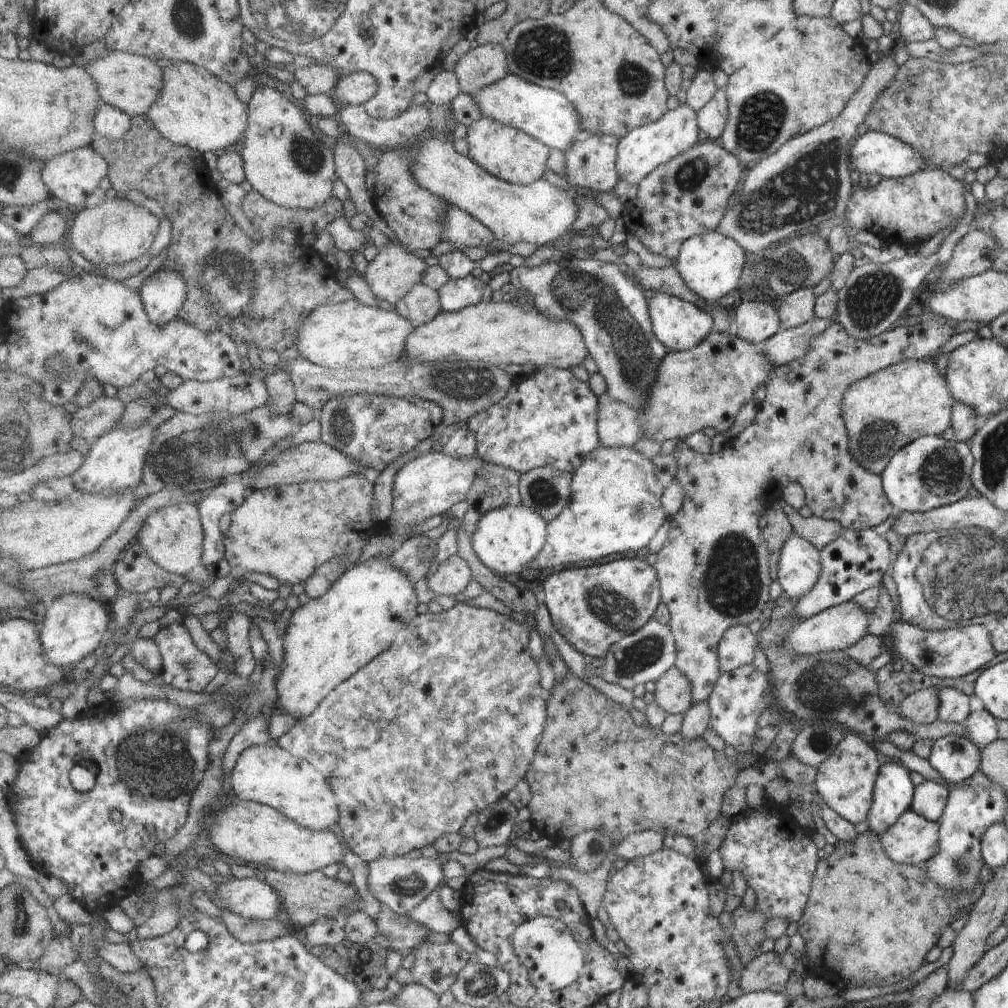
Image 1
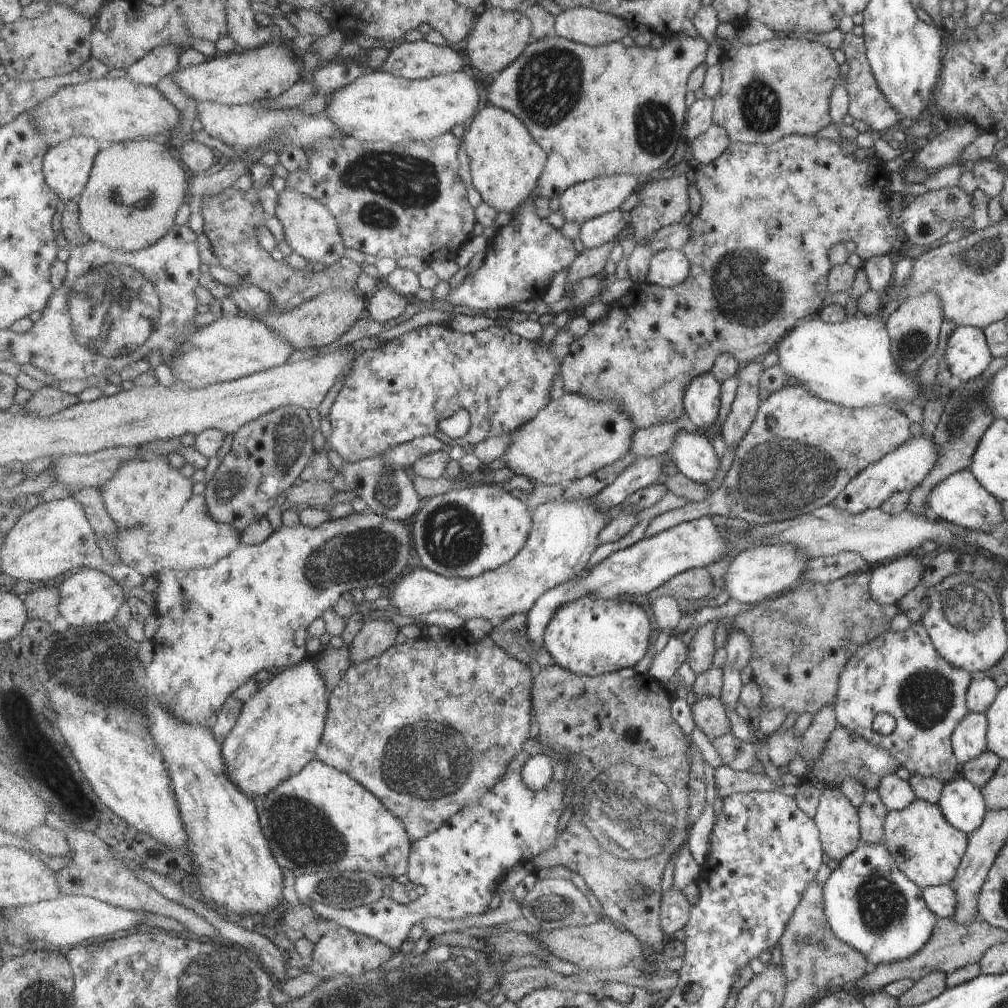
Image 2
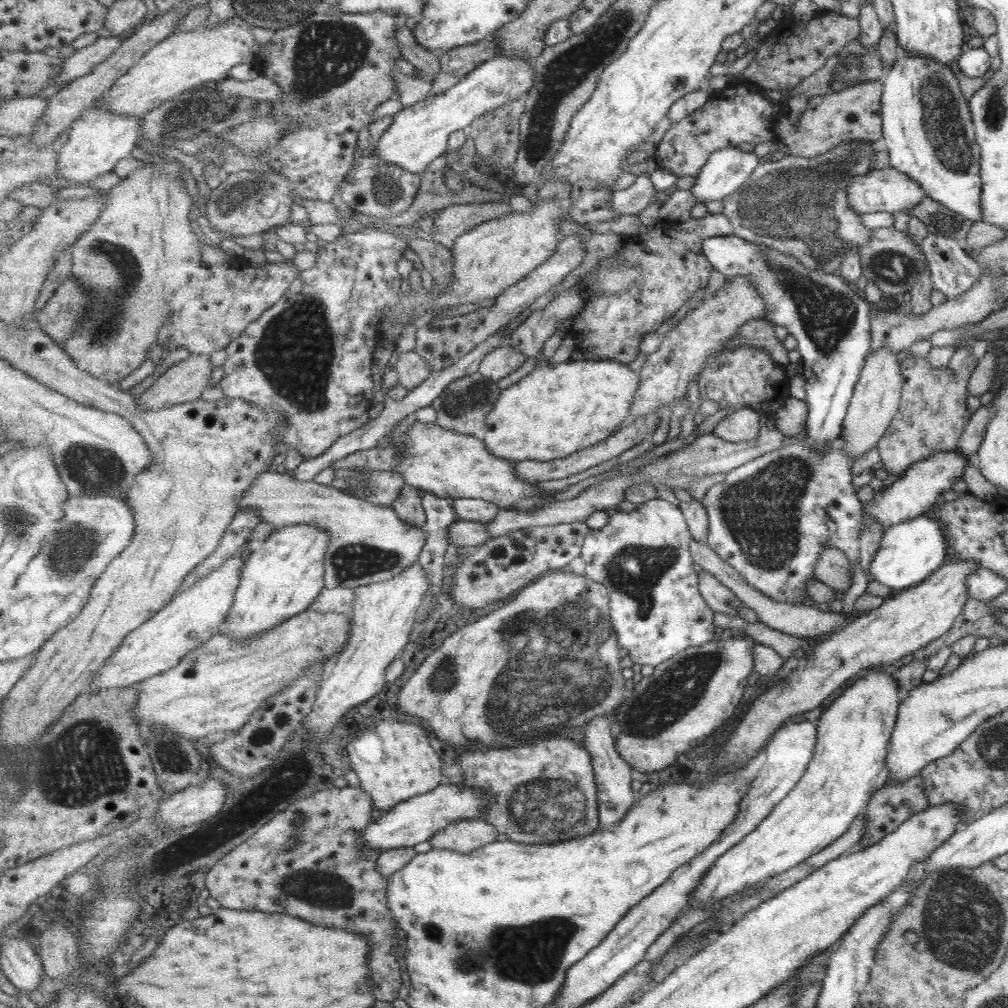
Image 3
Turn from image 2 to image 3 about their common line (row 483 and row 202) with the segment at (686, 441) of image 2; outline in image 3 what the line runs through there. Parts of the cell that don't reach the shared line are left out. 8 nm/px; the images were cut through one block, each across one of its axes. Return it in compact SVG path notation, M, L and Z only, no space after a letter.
M724 147L714 151L708 162L695 177L694 198L700 204L722 200L743 185L759 164L753 152L736 147Z

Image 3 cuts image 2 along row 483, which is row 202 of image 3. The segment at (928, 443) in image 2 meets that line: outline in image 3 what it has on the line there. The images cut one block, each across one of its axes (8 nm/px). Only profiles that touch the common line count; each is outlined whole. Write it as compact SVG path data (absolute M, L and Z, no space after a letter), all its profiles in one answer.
M892 165L884 169L872 169L862 176L854 176L846 186L846 200L850 209L856 213L869 212L907 212L926 198L926 191L920 183L910 179L906 173L897 171Z

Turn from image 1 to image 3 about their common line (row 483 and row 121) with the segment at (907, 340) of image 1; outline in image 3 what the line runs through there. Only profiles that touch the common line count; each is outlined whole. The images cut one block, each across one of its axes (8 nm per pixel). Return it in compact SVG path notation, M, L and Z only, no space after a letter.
M866 80L854 86L844 87L842 90L829 95L813 96L809 98L804 112L800 114L800 119L791 124L786 116L780 116L780 106L772 103L764 92L750 92L748 86L724 87L722 90L712 92L710 100L703 106L694 110L690 116L682 122L675 123L672 129L663 138L656 157L658 164L664 169L671 170L678 176L698 176L701 168L709 160L709 156L714 151L724 147L736 147L742 142L748 144L760 144L760 142L770 142L777 139L772 149L784 152L790 156L812 158L824 154L836 146L840 146L842 141L872 141L880 140L882 137L881 122L881 96L883 91L883 81Z

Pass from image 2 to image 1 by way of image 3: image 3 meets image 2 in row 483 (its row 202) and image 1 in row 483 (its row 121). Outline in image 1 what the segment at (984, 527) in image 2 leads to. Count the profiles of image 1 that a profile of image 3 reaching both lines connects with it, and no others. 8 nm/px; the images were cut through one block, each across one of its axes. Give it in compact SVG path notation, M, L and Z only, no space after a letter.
M927 435L894 454L880 479L884 493L896 512L924 513L967 497L968 491L973 488L972 468L973 455L969 444Z

